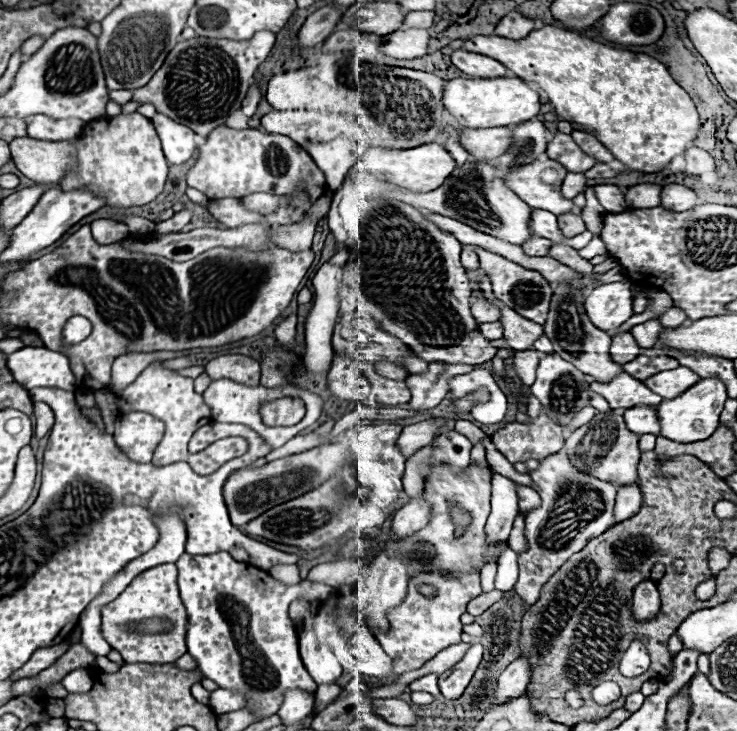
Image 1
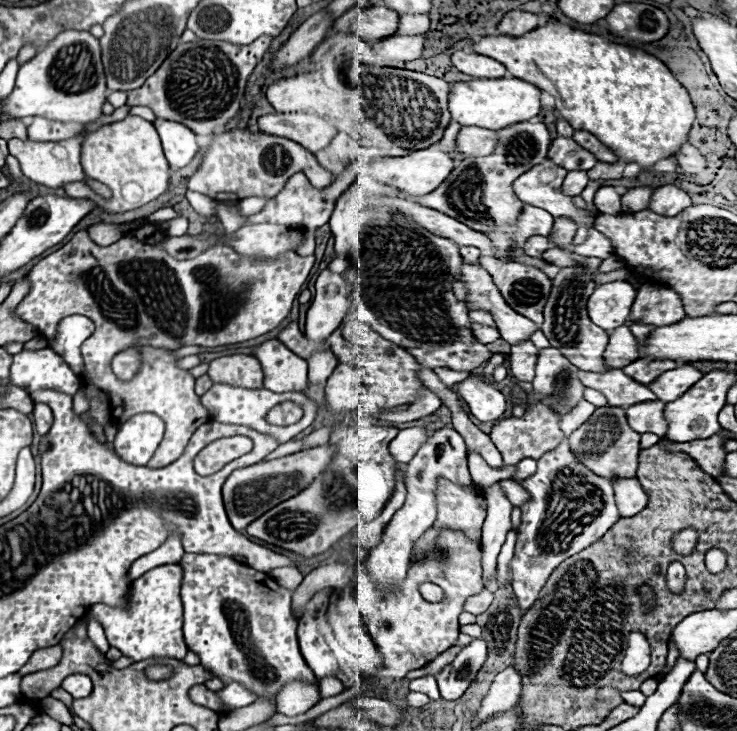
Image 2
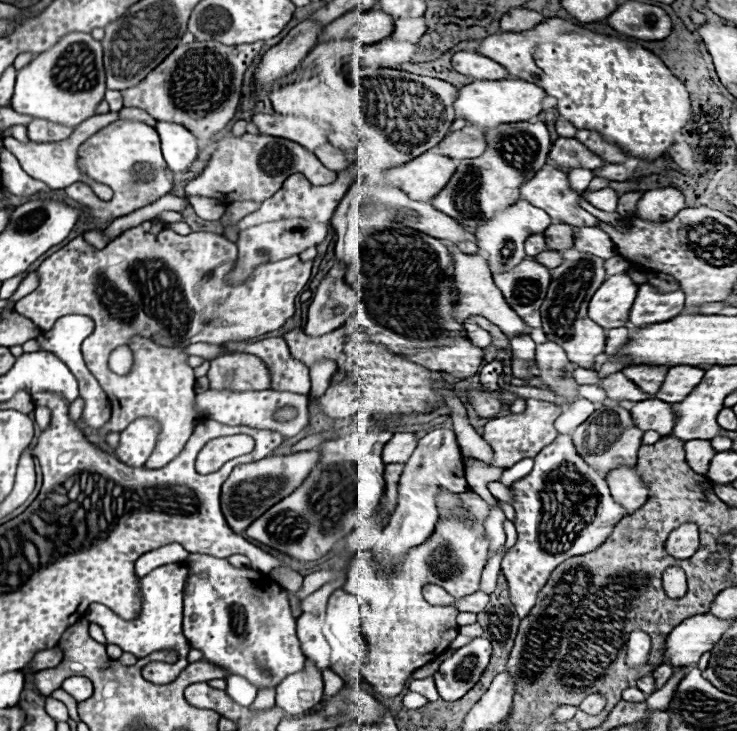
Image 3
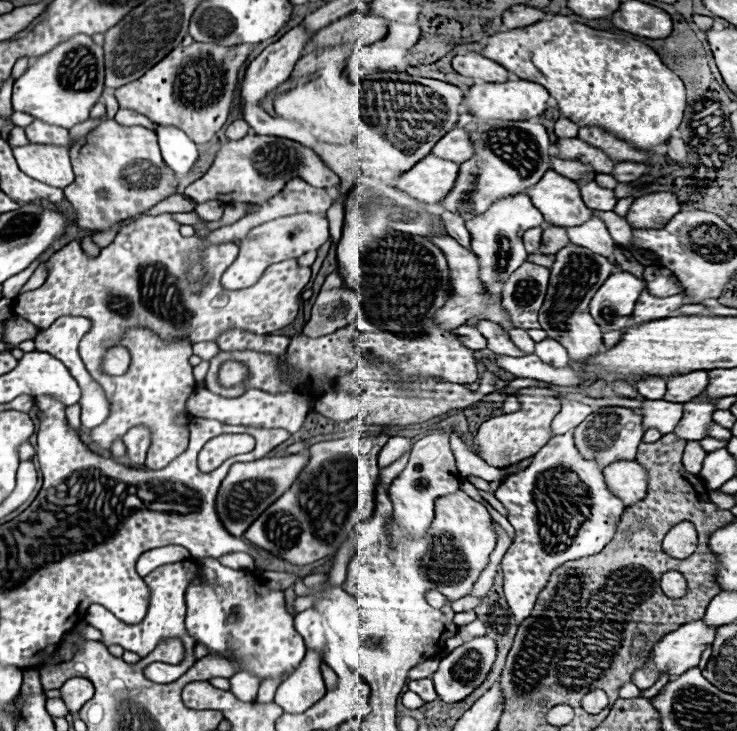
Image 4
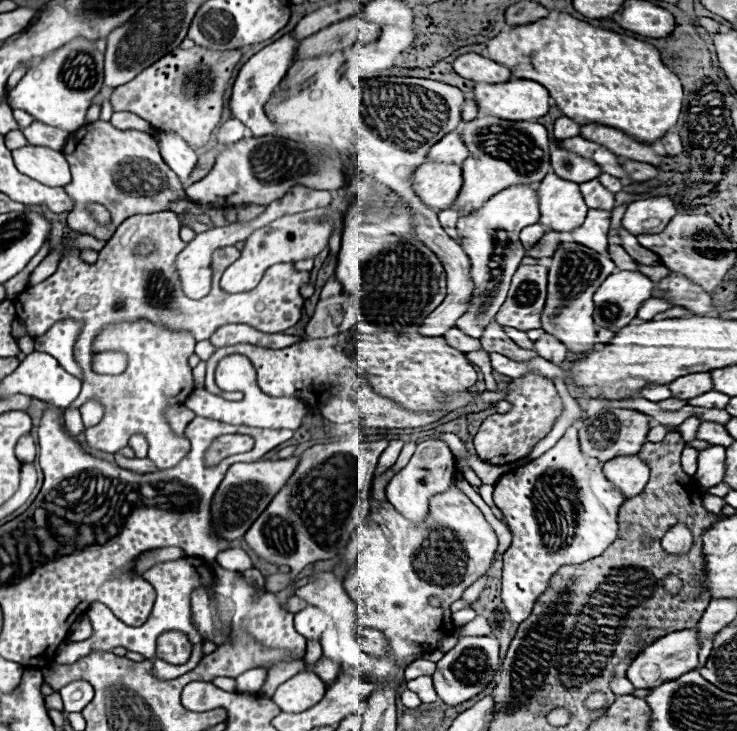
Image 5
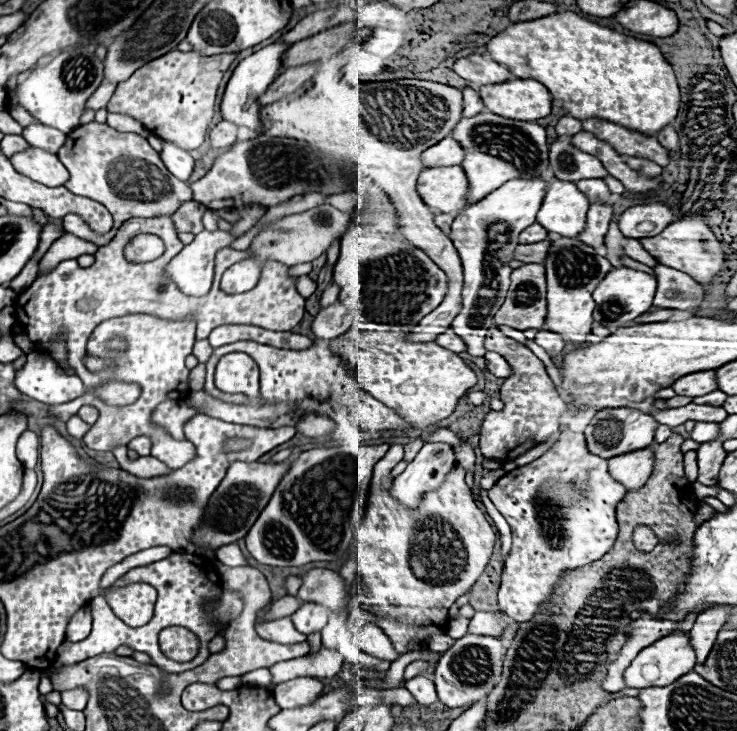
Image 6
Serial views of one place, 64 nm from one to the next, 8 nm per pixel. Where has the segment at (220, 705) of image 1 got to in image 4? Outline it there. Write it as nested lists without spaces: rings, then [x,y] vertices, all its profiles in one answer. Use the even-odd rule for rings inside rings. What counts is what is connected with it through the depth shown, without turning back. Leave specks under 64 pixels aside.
[[[238,672],[230,678],[232,694],[242,702],[254,702],[260,682],[250,672]]]

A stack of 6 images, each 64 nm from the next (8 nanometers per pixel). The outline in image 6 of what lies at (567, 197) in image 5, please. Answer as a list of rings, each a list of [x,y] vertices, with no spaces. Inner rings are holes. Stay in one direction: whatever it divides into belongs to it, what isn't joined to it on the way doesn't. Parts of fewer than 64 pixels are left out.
[[[550,178],[536,222],[552,234],[576,238],[580,232],[584,232],[588,206],[588,198],[572,182]]]

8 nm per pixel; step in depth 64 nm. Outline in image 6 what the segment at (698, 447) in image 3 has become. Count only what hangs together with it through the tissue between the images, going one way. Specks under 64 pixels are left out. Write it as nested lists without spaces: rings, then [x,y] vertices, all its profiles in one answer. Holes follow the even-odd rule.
[[[694,450],[684,454],[684,468],[686,468],[686,478],[690,482],[696,482],[696,478],[698,478],[698,456]]]

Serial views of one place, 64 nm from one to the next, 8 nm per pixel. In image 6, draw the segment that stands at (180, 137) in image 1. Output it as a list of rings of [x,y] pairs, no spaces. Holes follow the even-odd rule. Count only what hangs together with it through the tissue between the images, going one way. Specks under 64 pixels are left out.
[[[164,142],[164,148],[162,148],[162,152],[160,152],[160,158],[162,158],[164,166],[166,166],[178,180],[188,182],[188,178],[190,178],[190,174],[192,174],[192,168],[194,168],[194,160],[192,160],[192,156],[190,156],[186,150],[182,150],[182,148],[178,148],[178,146],[170,144],[170,142]]]

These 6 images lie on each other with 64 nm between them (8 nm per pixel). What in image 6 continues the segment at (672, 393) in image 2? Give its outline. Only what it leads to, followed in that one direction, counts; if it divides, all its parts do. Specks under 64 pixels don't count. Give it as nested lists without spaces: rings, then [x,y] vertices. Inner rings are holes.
[[[704,370],[704,372],[694,372],[688,376],[682,376],[672,384],[676,394],[680,396],[704,396],[716,390],[716,372],[714,370]]]

